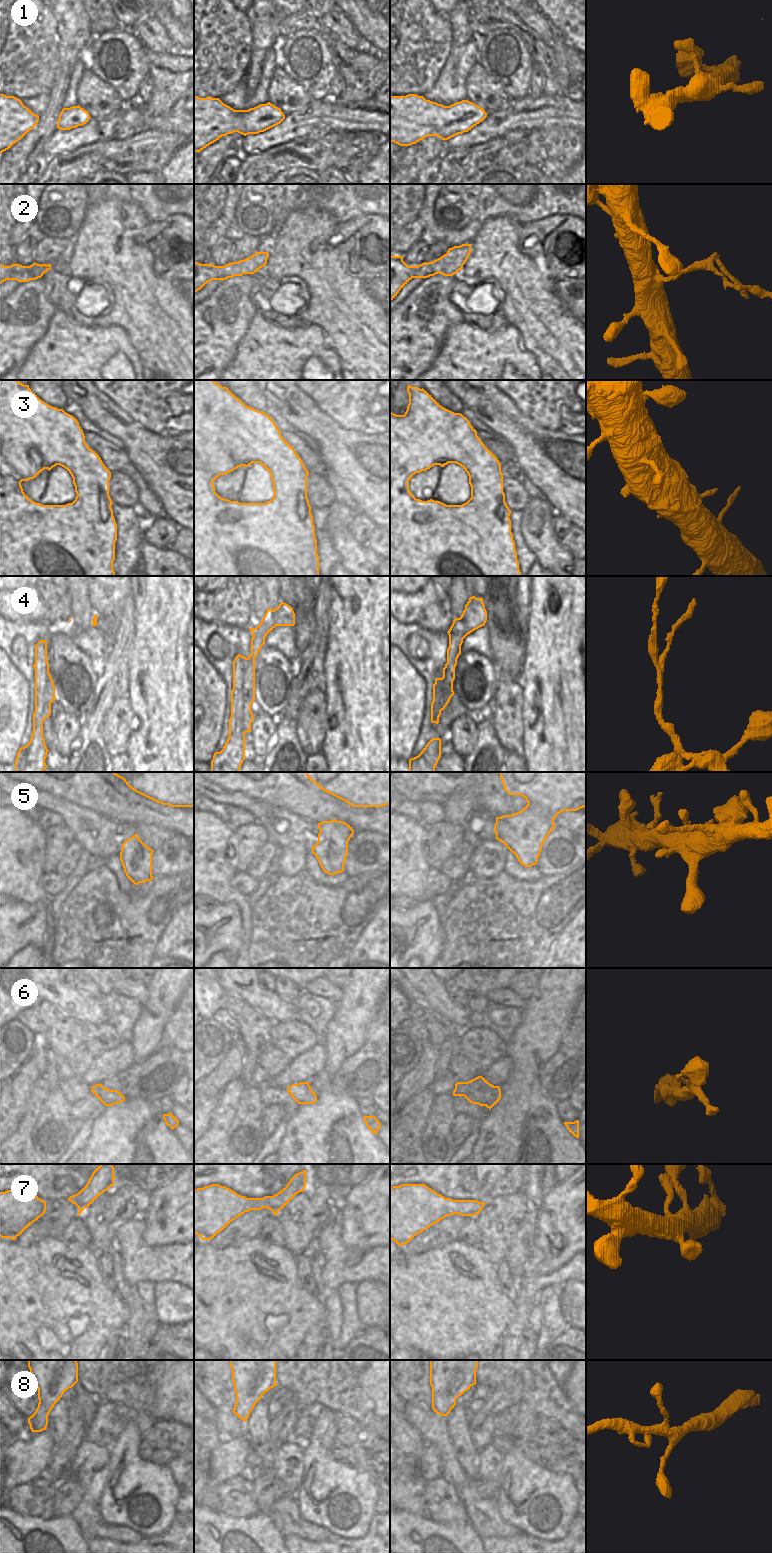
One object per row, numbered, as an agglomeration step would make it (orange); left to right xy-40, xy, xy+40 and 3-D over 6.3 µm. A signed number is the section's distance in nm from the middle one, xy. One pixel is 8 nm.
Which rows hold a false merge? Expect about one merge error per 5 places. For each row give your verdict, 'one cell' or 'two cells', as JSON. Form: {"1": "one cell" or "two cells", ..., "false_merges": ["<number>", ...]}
{"1": "one cell", "2": "two cells", "3": "one cell", "4": "two cells", "5": "one cell", "6": "one cell", "7": "one cell", "8": "one cell", "false_merges": ["2", "4"]}

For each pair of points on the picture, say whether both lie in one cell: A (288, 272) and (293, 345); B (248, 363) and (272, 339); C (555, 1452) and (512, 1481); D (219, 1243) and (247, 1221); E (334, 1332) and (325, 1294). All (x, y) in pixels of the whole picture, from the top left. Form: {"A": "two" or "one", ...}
{"A": "two", "B": "one", "C": "two", "D": "one", "E": "one"}

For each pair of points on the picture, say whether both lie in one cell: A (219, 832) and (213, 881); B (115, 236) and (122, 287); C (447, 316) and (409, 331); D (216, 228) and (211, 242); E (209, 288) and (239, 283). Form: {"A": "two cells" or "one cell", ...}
{"A": "one cell", "B": "one cell", "C": "one cell", "D": "one cell", "E": "two cells"}

